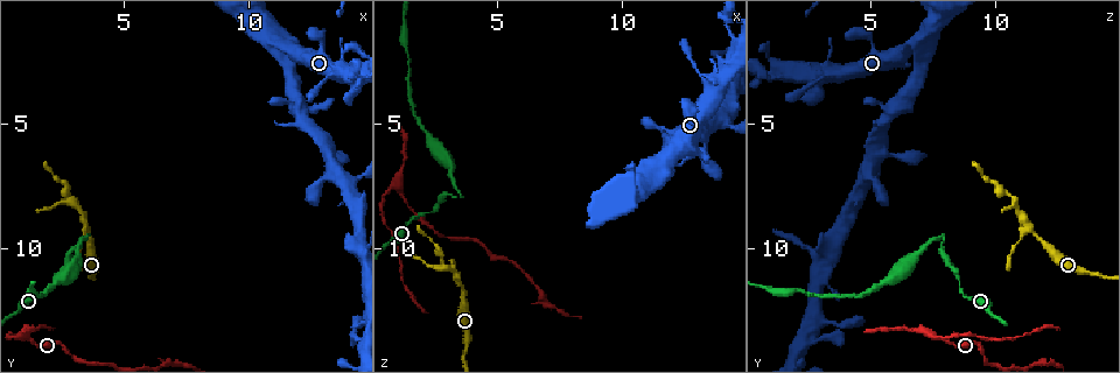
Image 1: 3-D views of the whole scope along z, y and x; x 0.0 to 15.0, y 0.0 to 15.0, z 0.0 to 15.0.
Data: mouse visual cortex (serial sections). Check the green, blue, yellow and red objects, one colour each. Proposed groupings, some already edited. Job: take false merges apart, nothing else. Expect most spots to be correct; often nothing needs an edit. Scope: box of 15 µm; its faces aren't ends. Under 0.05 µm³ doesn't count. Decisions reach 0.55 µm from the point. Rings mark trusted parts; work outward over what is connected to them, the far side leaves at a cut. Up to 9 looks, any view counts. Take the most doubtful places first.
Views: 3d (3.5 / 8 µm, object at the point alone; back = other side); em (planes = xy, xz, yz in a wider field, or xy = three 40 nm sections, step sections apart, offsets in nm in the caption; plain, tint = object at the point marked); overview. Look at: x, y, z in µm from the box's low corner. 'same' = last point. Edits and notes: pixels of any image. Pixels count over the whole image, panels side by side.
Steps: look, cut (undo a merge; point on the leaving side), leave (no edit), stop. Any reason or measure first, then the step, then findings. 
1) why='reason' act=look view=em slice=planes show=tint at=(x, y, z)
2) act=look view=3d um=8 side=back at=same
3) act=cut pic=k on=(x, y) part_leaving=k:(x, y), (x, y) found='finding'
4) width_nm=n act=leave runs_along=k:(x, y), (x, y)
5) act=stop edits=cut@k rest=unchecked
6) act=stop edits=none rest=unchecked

why='sharp bend' act=look view=3d um=3.5 at=(3.4, 9.4, 8.0)

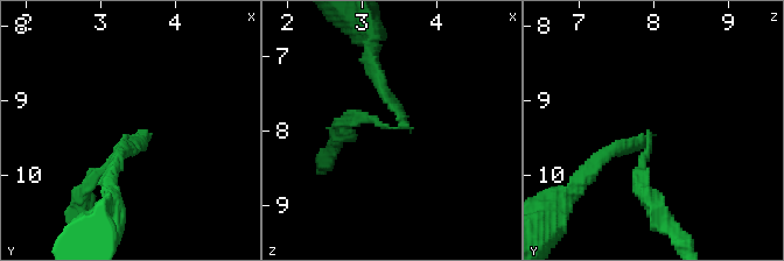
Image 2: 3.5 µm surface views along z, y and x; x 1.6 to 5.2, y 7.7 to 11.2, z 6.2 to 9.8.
arm_widths_nm=200,200 why='now the EM' act=look view=em slice=xy step=2 show=tint at=(3.40, 9.45, 8.00)

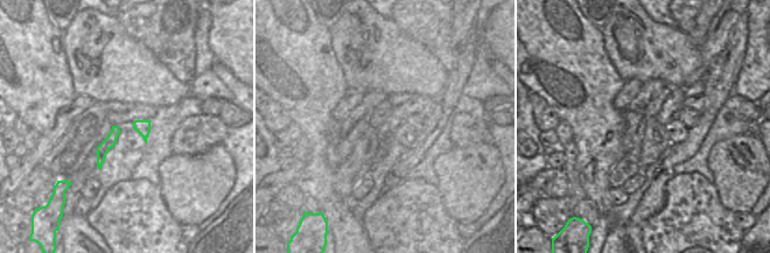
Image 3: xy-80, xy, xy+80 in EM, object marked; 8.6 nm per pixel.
act=cut pic=2 on=(382, 90) part_leaving=2:(398, 126), (372, 42) found='two cells meet here'

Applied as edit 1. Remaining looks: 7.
why='a narrow waist' act=look view=3d um=3.5 at=(2.9, 7.8, 10.6)

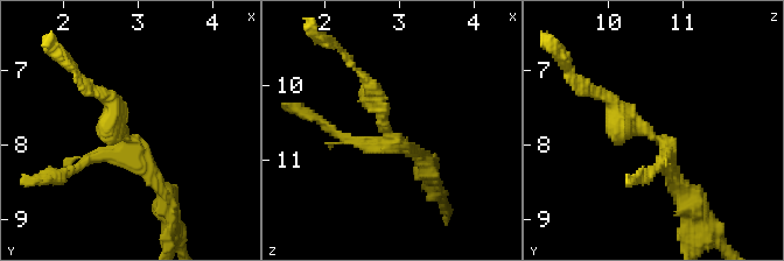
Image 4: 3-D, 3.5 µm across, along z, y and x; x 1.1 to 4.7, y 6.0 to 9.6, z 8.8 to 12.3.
act=look view=em slice=xy step=5 show=tint at=(2.85, 7.90, 10.65)

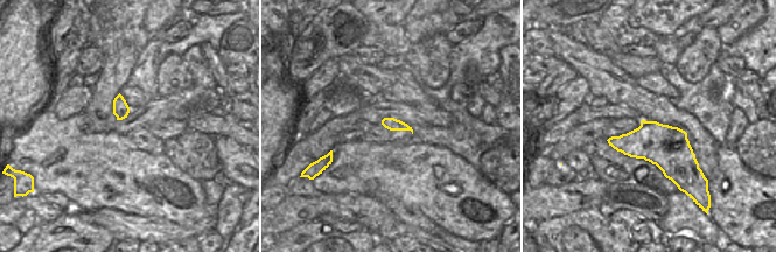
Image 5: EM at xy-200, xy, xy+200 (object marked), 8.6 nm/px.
act=leave runs_along=4:(687, 195), (670, 148), (603, 94) found='continuous, no second cell'

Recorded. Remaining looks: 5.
why='thick turns thin' act=look view=3d um=3.5 at=(11.3, 1.9, 7.0)

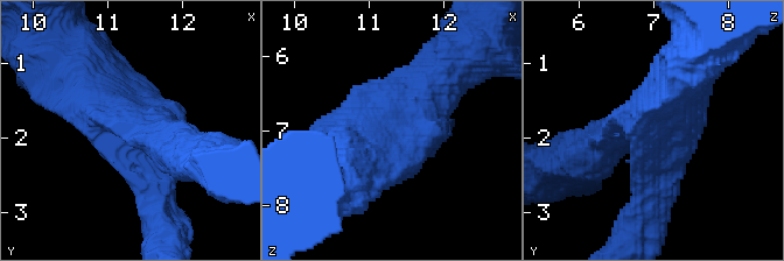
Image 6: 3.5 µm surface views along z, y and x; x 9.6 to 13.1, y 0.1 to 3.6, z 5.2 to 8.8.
act=leave runs_along=6:(427, 90), (410, 134), (349, 111) found='one cell here'

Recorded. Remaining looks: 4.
why='calibre changes' act=look view=3d um=8 at=(13.4, 2.9, 3.4)

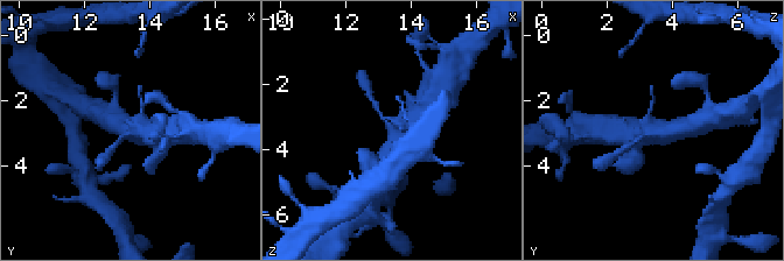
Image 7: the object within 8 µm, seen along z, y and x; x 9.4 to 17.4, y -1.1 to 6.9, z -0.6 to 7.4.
why='closer look' act=look view=3d um=3.5 at=(13.5, 3.1, 3.5)

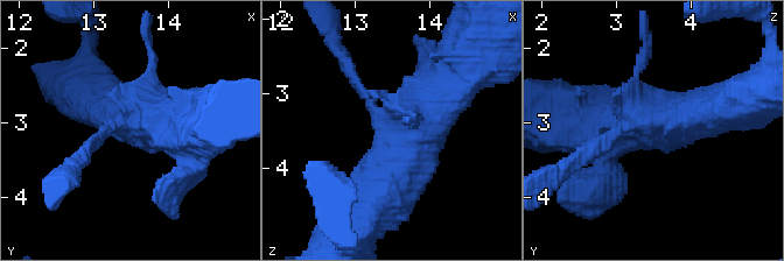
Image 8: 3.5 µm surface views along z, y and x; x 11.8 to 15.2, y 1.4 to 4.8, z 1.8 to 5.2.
act=look view=em slice=xy step=3 show=tint at=(13.50, 2.95, 3.45)

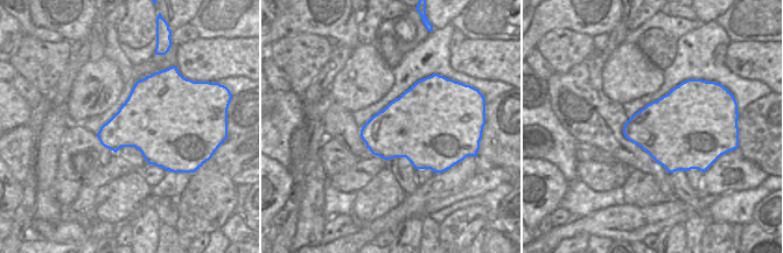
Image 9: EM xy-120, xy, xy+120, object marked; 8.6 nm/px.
act=leave runs_along=8:(375, 202), (453, 76) found='continuous, no second cell'

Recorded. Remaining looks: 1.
act=stop edits=cut@2 rest=unchecked

